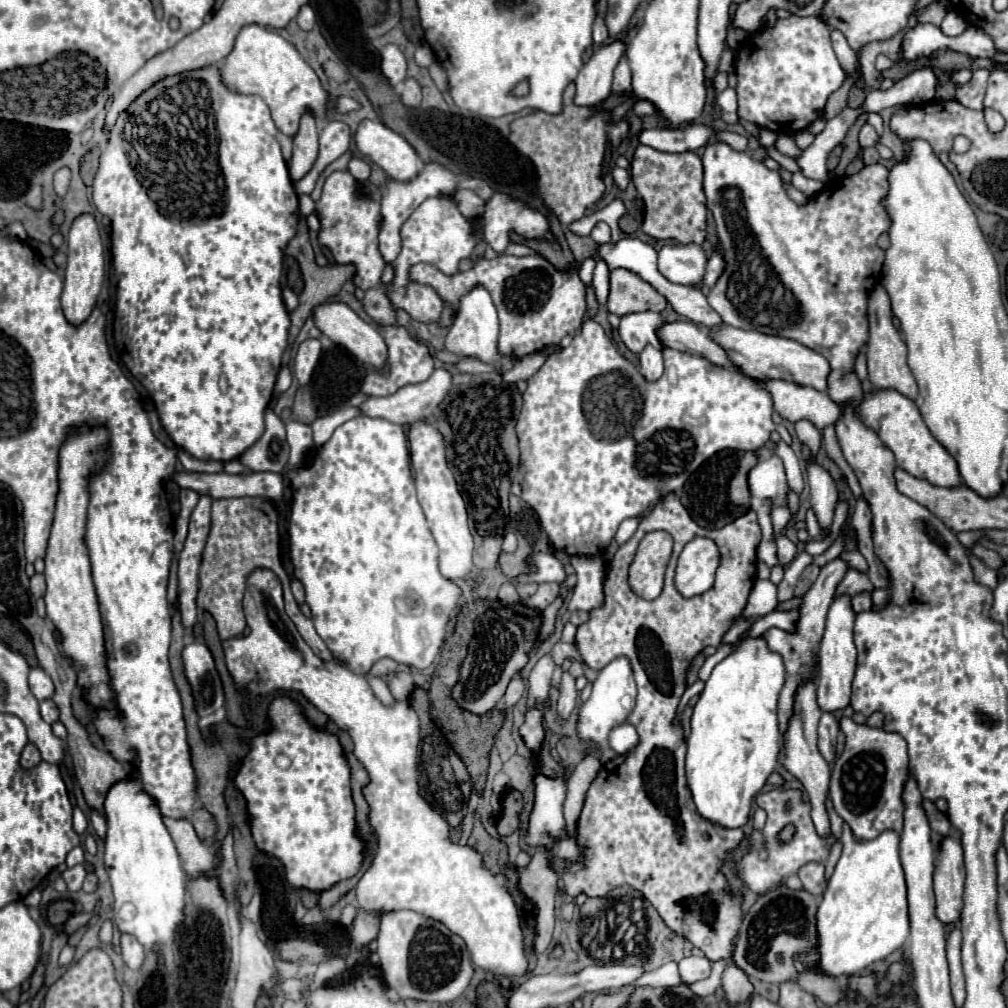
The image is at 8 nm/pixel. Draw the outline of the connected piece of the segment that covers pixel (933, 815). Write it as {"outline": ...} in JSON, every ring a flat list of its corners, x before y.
{"outline":[[926,799,922,801,922,809,924,809,924,813,926,813,928,821,930,821,932,831,934,833,940,833,942,837,946,837,950,833,950,827,952,827,950,821,948,821,948,817,942,811,938,811,932,801,926,801]]}

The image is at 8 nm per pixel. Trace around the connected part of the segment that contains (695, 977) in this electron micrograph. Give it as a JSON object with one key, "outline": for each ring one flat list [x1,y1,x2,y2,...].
{"outline":[[686,957,678,963,684,983,694,983,710,975,710,961,706,957]]}

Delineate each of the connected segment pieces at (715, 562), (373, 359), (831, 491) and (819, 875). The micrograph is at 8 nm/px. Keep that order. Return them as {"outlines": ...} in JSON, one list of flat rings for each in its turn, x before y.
{"outlines":[[[696,537,696,539,692,539,684,547,684,551,680,553,680,557,678,557,676,579,674,579,674,585,676,585,678,593,682,597,694,597,694,595,700,595,700,593,708,591,714,585,714,575,716,575,718,565,720,565,718,545,712,539,708,539,708,537]],[[332,301,332,303,316,305,314,313,312,313,312,319,314,319,316,329,320,329,336,345,346,347,358,361,362,361,366,365,372,365,372,367,382,367,386,363,386,343,384,343,382,335,378,333,378,329,372,327,370,323,366,323,364,319,360,319,346,303]],[[810,463,808,467,808,483,810,483,810,503,812,509,820,521,822,529,828,529,832,525,834,507,838,501,838,489,834,479,824,471,820,465]],[[810,861,810,863,802,865,800,871,798,871,798,877,800,877,800,881,802,881,802,885,804,885,806,891,818,893,818,895,824,893,826,879,824,879,824,865,822,863]]]}

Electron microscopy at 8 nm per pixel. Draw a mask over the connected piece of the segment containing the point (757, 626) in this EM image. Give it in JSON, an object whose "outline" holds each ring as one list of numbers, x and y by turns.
{"outline":[[772,611,772,613,754,621,754,625,748,631,748,637,760,637,770,627,792,631,796,619,798,619,798,611,788,611,788,613,786,611]]}

